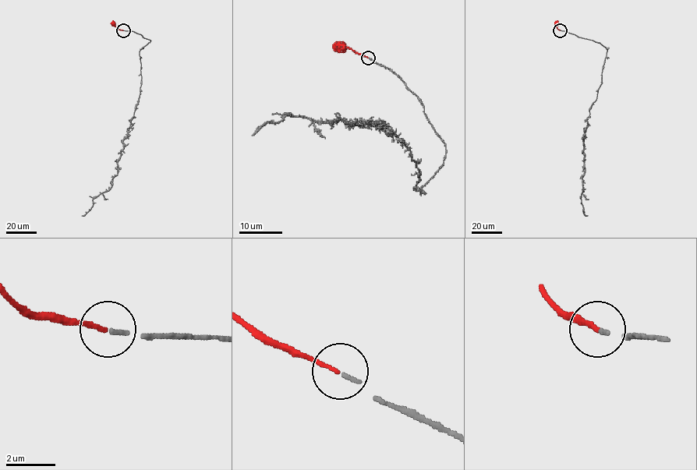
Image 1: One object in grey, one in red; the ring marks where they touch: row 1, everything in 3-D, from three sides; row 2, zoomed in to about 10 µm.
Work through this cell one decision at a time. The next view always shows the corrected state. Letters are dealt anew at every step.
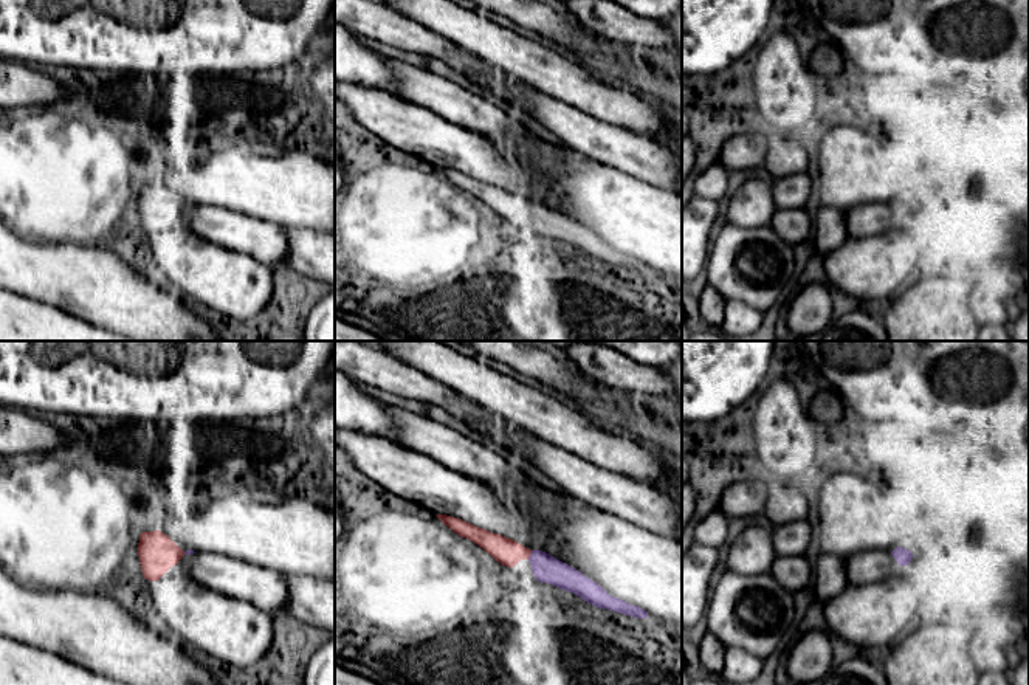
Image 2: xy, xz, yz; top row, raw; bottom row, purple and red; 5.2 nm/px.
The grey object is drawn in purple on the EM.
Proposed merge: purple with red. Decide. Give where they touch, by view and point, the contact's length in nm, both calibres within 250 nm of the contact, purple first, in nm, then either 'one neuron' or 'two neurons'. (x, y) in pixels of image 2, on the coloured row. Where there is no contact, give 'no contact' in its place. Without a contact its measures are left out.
xz (530, 555) | 50 nm | 140/140 nm | one neuron

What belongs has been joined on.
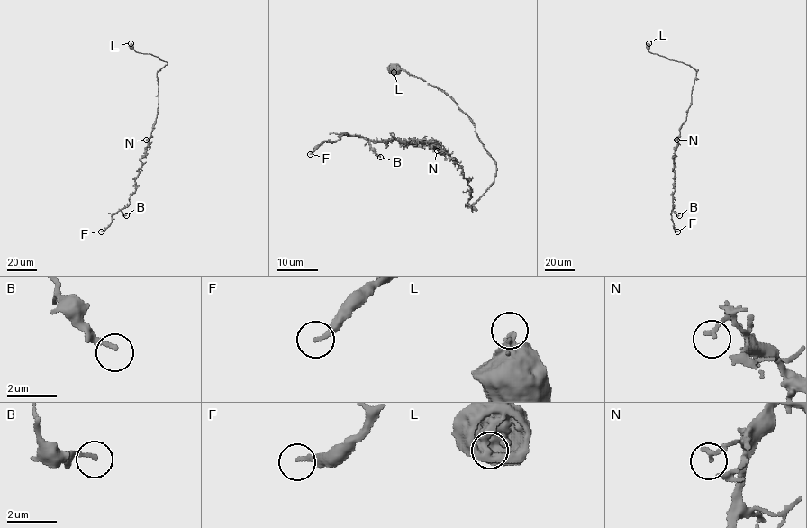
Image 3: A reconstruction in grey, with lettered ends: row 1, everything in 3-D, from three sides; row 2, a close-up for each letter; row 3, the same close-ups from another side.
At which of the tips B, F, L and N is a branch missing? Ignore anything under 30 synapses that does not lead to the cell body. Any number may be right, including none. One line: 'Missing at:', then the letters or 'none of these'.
Missing at: none of these

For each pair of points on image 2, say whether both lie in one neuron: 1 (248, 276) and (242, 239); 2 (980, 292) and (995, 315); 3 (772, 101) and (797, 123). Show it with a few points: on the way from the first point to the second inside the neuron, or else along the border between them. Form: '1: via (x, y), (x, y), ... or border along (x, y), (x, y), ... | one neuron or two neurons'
1: border along (211, 240), (242, 251), (271, 268) | two neurons
2: via (981, 298), (989, 309) | one neuron
3: via (778, 103), (792, 117) | one neuron

